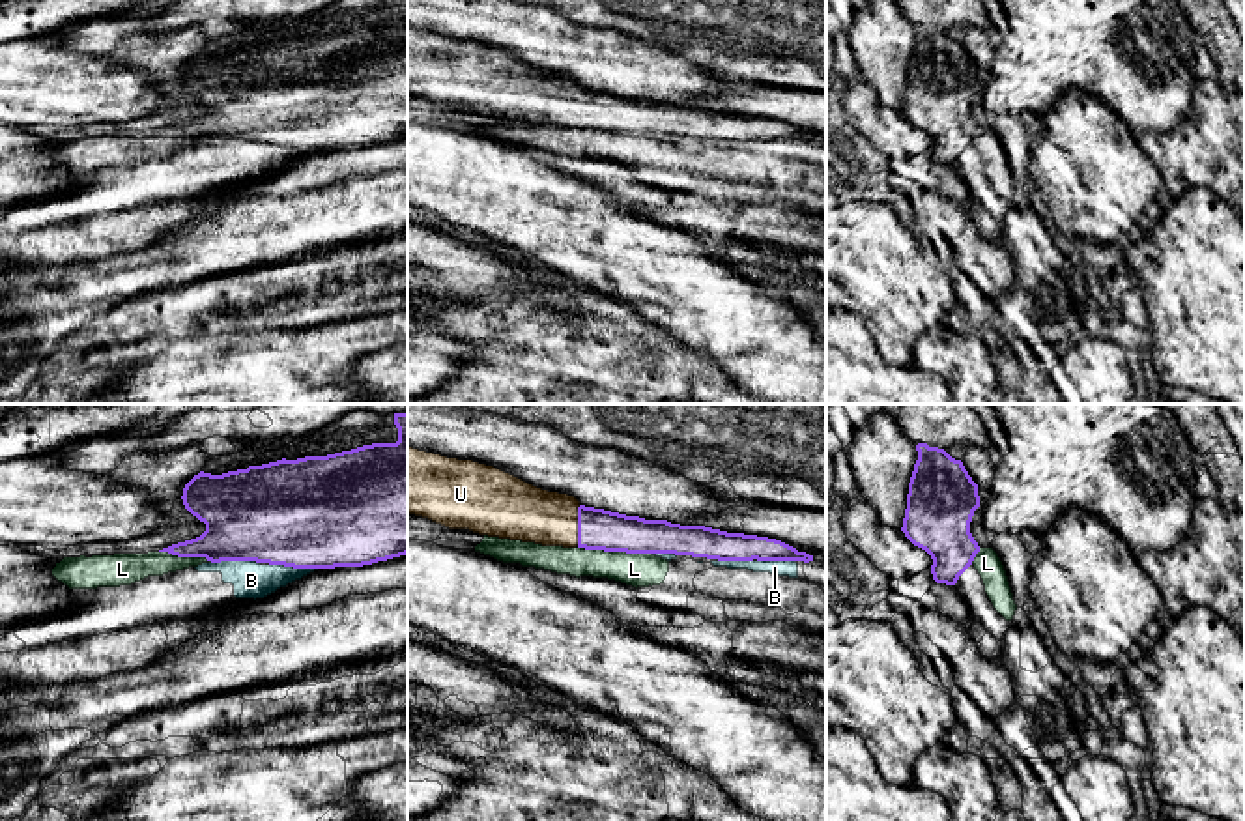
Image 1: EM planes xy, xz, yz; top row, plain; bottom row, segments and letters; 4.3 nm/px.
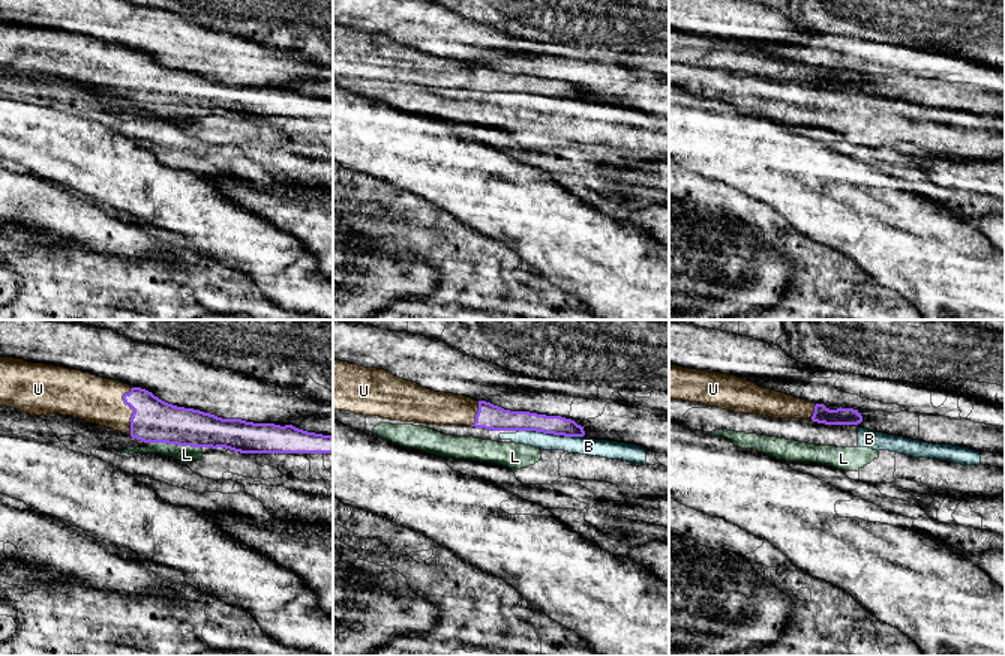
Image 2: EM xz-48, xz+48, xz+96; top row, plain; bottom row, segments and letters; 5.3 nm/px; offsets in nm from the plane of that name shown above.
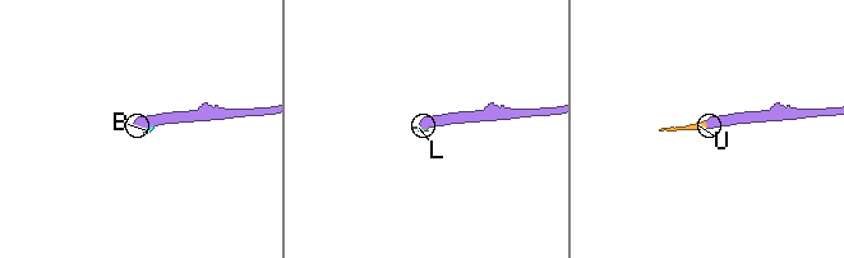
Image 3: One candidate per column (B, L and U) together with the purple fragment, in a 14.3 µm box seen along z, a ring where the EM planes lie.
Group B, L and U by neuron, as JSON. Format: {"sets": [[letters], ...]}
{"sets": [["B", "L"], ["U"]]}

